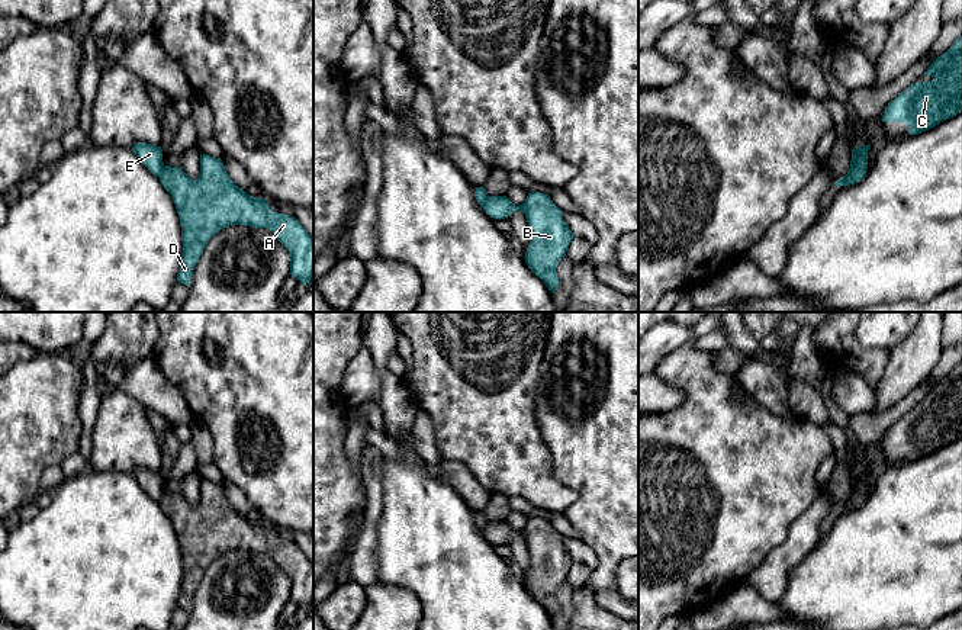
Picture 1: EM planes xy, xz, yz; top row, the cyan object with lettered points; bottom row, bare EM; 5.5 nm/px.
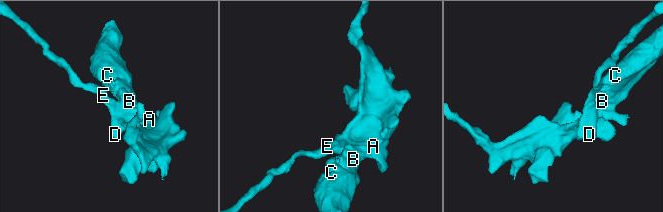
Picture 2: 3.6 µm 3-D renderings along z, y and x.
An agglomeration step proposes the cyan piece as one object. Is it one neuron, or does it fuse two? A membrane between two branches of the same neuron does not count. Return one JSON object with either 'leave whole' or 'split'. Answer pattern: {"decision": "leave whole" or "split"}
{"decision": "split"}

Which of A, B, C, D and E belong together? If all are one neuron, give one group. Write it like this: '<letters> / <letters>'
A B C D / E

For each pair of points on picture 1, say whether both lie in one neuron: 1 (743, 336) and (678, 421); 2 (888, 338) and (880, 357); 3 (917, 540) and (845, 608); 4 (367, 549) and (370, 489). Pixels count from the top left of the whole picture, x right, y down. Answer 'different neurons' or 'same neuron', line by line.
1: different neurons
2: different neurons
3: same neuron
4: same neuron

